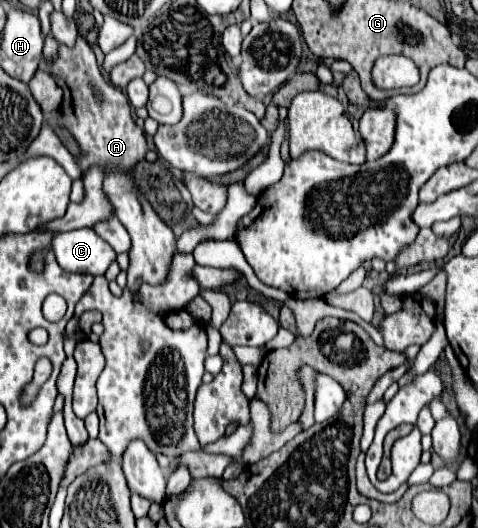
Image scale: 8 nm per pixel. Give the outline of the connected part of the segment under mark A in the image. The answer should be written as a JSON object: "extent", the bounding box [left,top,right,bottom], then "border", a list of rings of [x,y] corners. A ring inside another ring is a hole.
{"extent":[40,34,176,292],"border":[[[78,34],[76,44],[72,48],[60,44],[58,54],[52,62],[42,58],[40,70],[48,72],[62,90],[66,86],[64,98],[60,104],[60,116],[52,114],[46,122],[50,126],[66,128],[74,136],[82,152],[82,156],[78,158],[80,172],[86,172],[92,166],[98,166],[104,170],[104,194],[114,206],[114,214],[120,218],[120,222],[130,234],[132,246],[128,250],[128,256],[130,256],[128,288],[136,292],[140,282],[148,282],[148,284],[164,282],[168,272],[168,262],[172,260],[172,254],[176,250],[176,238],[170,226],[154,212],[154,208],[144,198],[144,194],[140,192],[140,188],[132,178],[132,168],[146,156],[148,144],[146,144],[144,130],[138,128],[132,120],[132,106],[126,94],[116,86],[112,86],[102,76],[96,64],[96,56],[92,48],[86,44],[82,34]],[[90,84],[98,90],[98,94],[102,96],[102,102],[96,100]]]}

